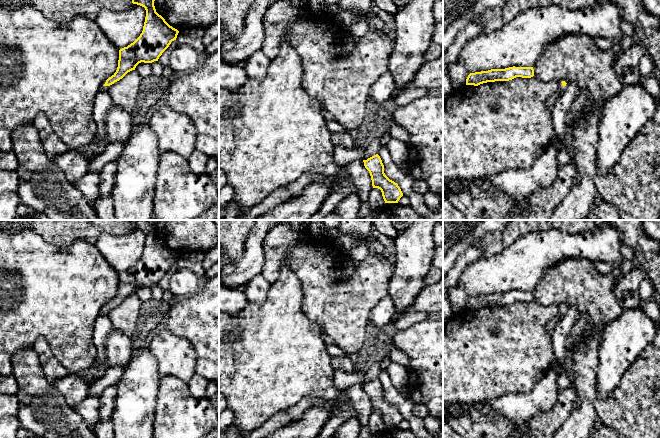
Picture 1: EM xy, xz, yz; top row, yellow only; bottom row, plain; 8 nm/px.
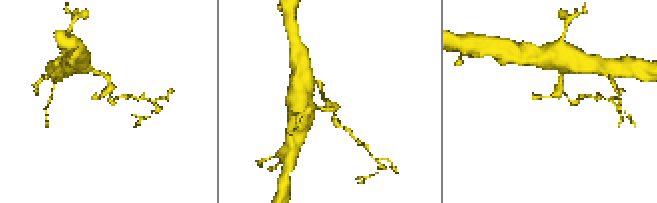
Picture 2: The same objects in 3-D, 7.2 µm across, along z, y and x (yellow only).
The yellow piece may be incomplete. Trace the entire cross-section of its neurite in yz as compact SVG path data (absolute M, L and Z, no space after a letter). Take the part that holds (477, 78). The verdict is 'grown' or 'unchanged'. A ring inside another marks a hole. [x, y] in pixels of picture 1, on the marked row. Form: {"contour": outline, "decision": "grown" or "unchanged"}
{"contour": "M509 67L505 69L491 69L470 73L466 79L466 85L478 86L487 82L509 81L516 77L531 78L534 76L533 67Z", "decision": "unchanged"}

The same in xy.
{"contour": "M132 0L146 10L143 31L130 45L119 50L119 60L116 72L109 77L104 86L110 86L122 79L128 72L135 70L141 63L158 61L162 53L176 40L179 31L170 26L156 12L155 0Z", "decision": "unchanged"}

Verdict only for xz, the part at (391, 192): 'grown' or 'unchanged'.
unchanged

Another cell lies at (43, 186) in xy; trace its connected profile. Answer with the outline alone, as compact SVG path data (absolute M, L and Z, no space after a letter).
M34 124L20 125L12 132L12 152L18 160L17 191L21 204L45 214L50 220L99 220L95 208L84 194L70 183L64 172L47 157Z

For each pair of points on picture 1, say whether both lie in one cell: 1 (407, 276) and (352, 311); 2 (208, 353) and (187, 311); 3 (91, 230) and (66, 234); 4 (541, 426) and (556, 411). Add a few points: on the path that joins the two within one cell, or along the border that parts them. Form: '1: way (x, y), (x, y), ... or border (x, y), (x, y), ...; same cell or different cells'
1: border (394, 265), (387, 294); different cells
2: way (203, 343), (203, 327), (197, 321); same cell
3: way (85, 230), (72, 230); same cell
4: way (545, 422), (552, 415); same cell

